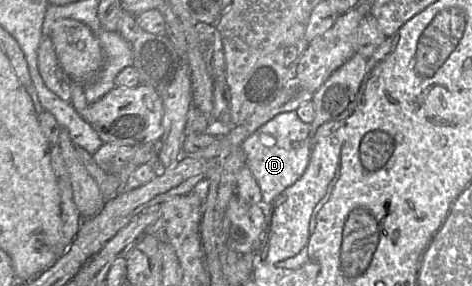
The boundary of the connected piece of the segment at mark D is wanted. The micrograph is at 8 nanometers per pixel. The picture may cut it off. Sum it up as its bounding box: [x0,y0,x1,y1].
[242,111,311,205]

